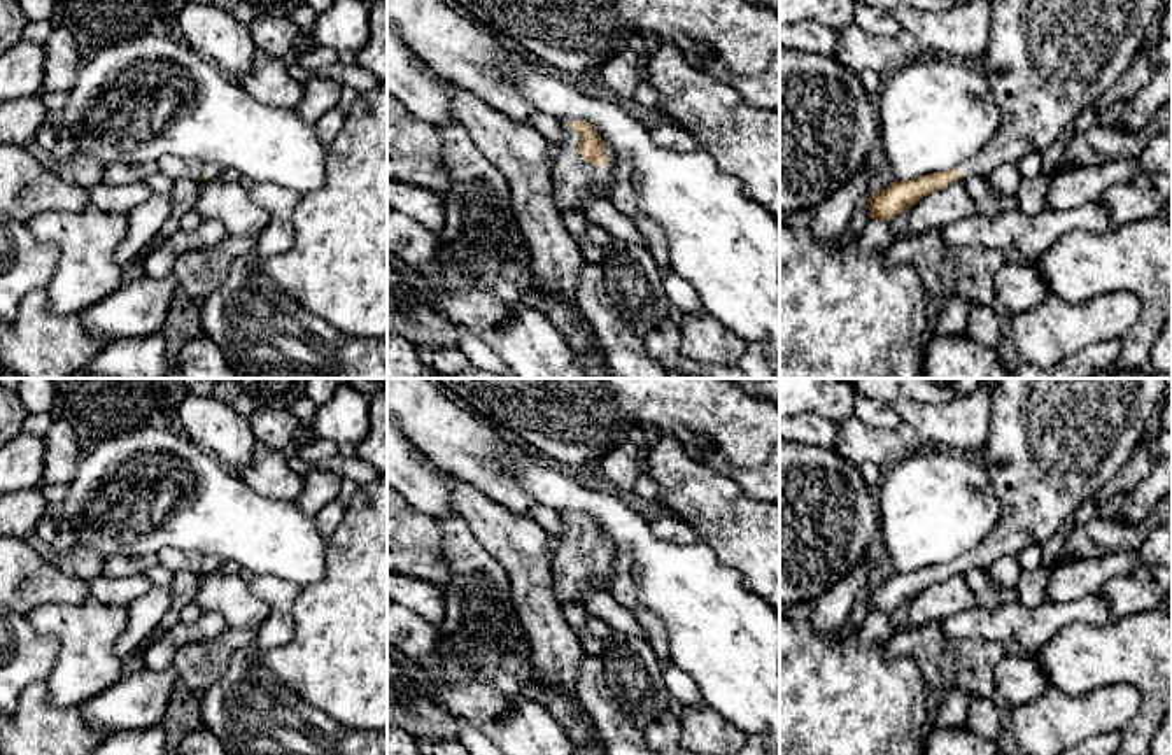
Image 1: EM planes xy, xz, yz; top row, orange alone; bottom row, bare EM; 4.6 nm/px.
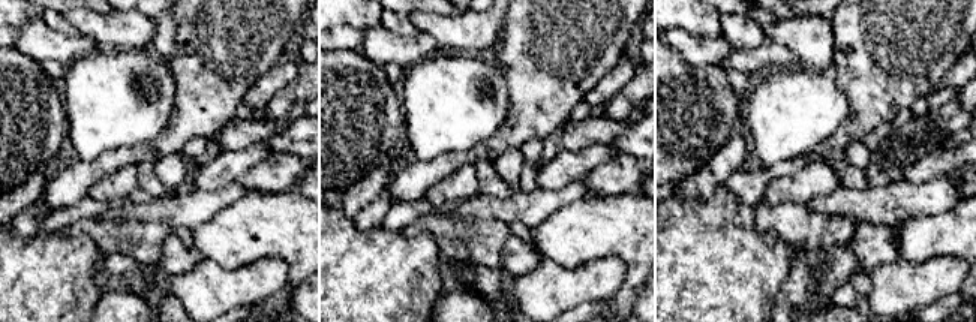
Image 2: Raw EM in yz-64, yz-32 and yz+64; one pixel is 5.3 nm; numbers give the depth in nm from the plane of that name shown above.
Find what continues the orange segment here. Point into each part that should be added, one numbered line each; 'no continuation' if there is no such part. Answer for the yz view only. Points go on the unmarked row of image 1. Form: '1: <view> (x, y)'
1: yz (1053, 444)

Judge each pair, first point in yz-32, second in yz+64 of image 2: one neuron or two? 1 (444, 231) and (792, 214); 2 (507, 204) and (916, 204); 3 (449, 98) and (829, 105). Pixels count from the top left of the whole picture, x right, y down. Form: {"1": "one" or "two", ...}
{"1": "one", "2": "one", "3": "one"}

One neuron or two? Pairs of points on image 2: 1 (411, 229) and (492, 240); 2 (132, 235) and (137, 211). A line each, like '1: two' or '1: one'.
1: one
2: two

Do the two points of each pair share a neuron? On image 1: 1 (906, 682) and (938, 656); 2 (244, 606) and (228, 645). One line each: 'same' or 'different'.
1: different
2: different

